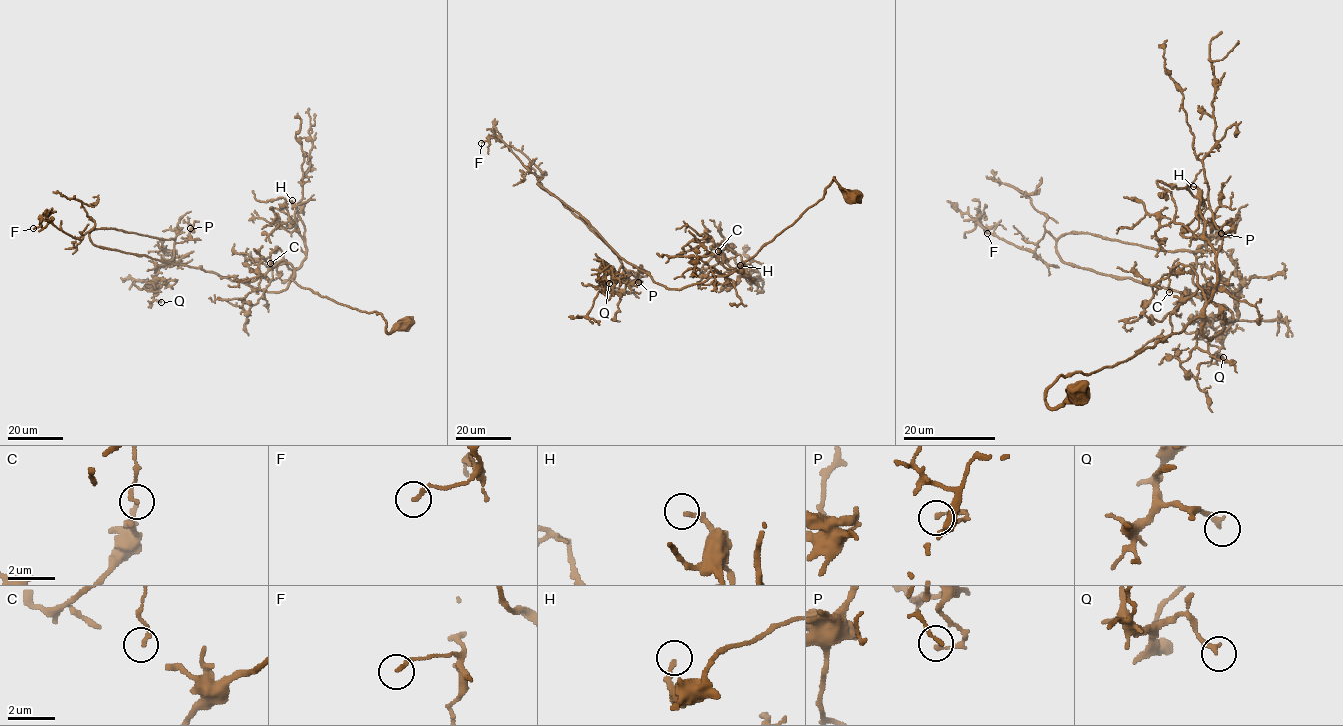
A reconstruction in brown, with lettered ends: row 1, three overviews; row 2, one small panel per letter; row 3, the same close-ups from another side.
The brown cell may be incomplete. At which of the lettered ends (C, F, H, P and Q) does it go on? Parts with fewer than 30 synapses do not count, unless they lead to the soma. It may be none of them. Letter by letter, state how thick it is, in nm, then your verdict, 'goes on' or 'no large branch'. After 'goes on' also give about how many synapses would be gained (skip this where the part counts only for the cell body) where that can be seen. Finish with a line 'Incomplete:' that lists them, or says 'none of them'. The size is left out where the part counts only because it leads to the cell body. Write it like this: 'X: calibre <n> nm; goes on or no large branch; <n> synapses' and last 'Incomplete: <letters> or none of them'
C: calibre 100 nm; no large branch
F: calibre 150 nm; no large branch
H: calibre 200 nm; goes on; 120 synapses
P: calibre 130 nm; no large branch
Q: calibre 180 nm; no large branch
Incomplete: H

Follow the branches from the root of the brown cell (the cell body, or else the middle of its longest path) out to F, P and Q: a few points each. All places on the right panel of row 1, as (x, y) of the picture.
F: (1077, 394), (1045, 398), (1233, 315), (1070, 265), (1048, 232), (1034, 250), (976, 219), (987, 233)
P: (1077, 394), (1045, 398), (1233, 315), (1070, 265), (1056, 241), (1201, 256), (1221, 233)
Q: (1077, 394), (1045, 398), (1233, 315), (1070, 265), (1065, 233), (1193, 253), (1193, 281), (1234, 298), (1223, 357)

